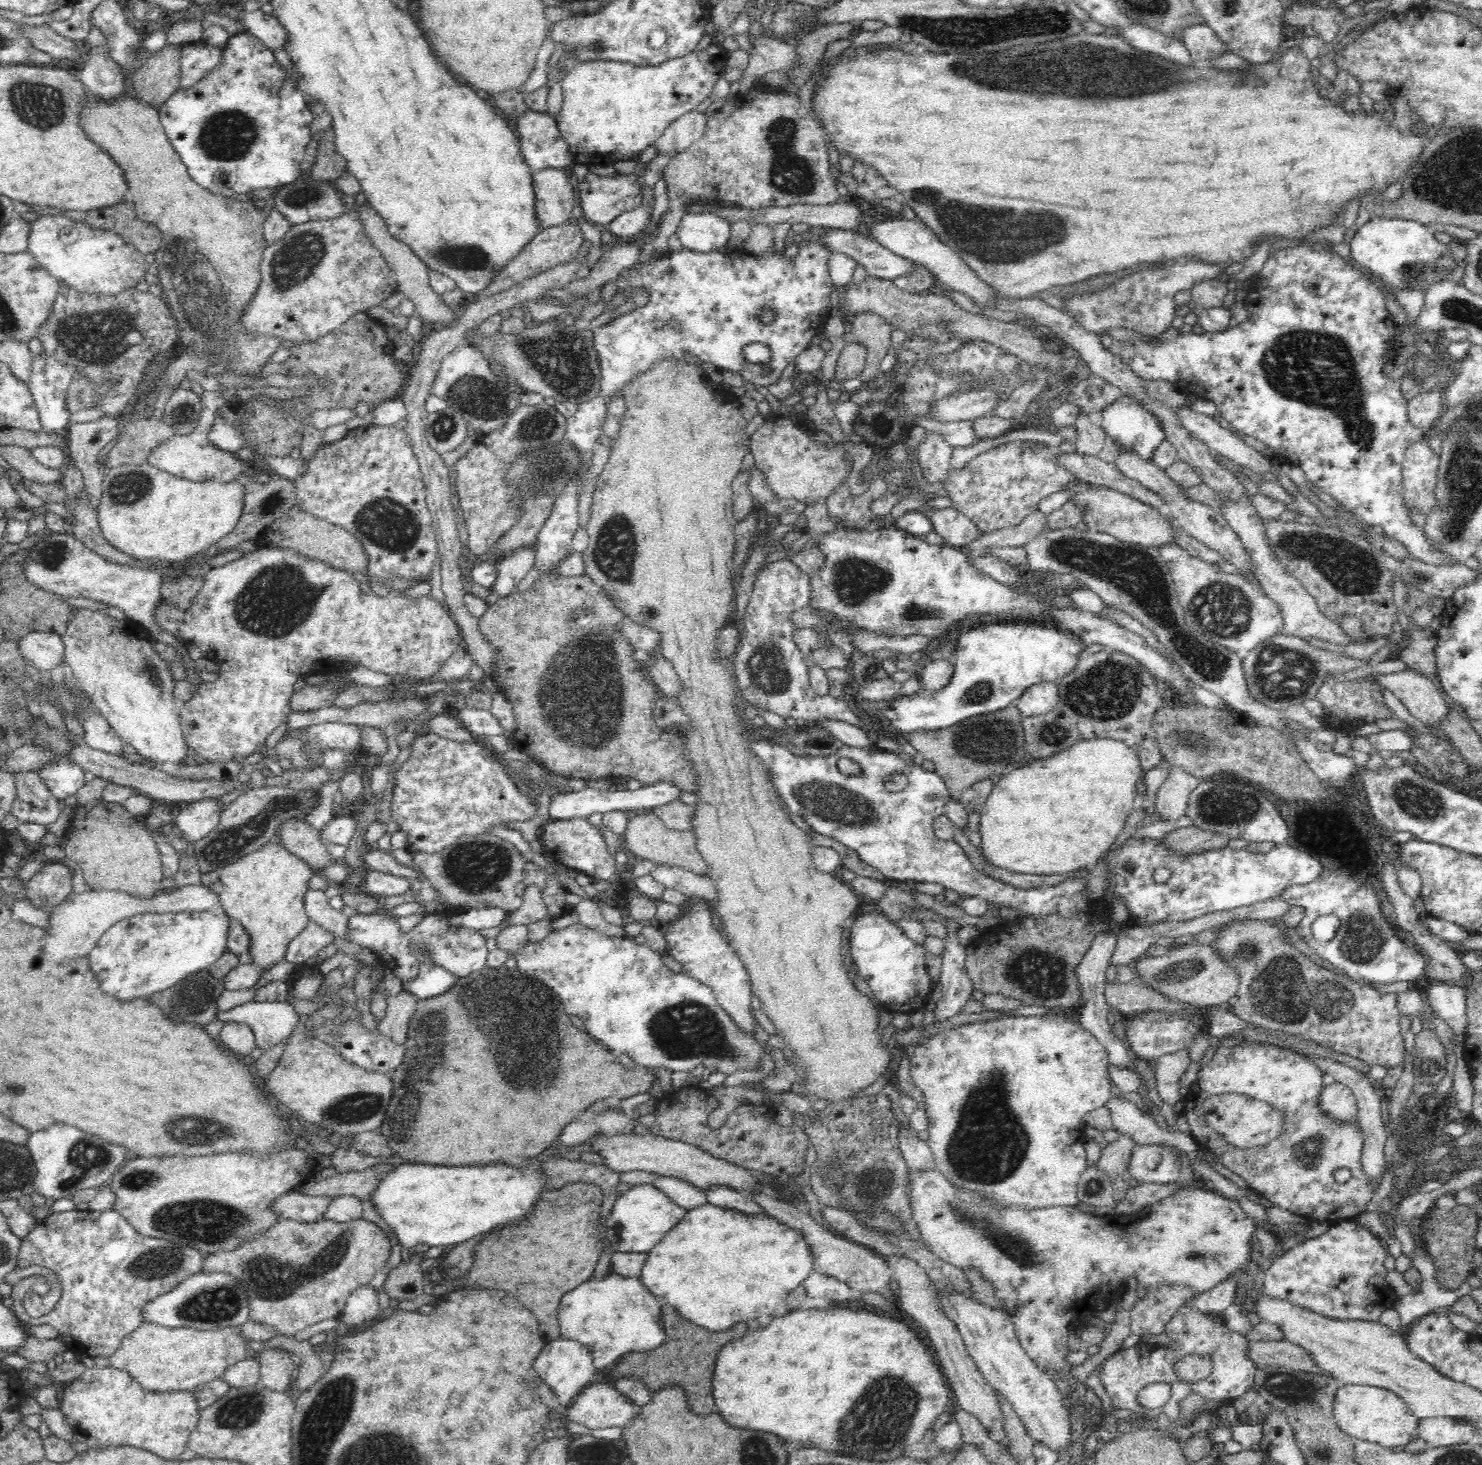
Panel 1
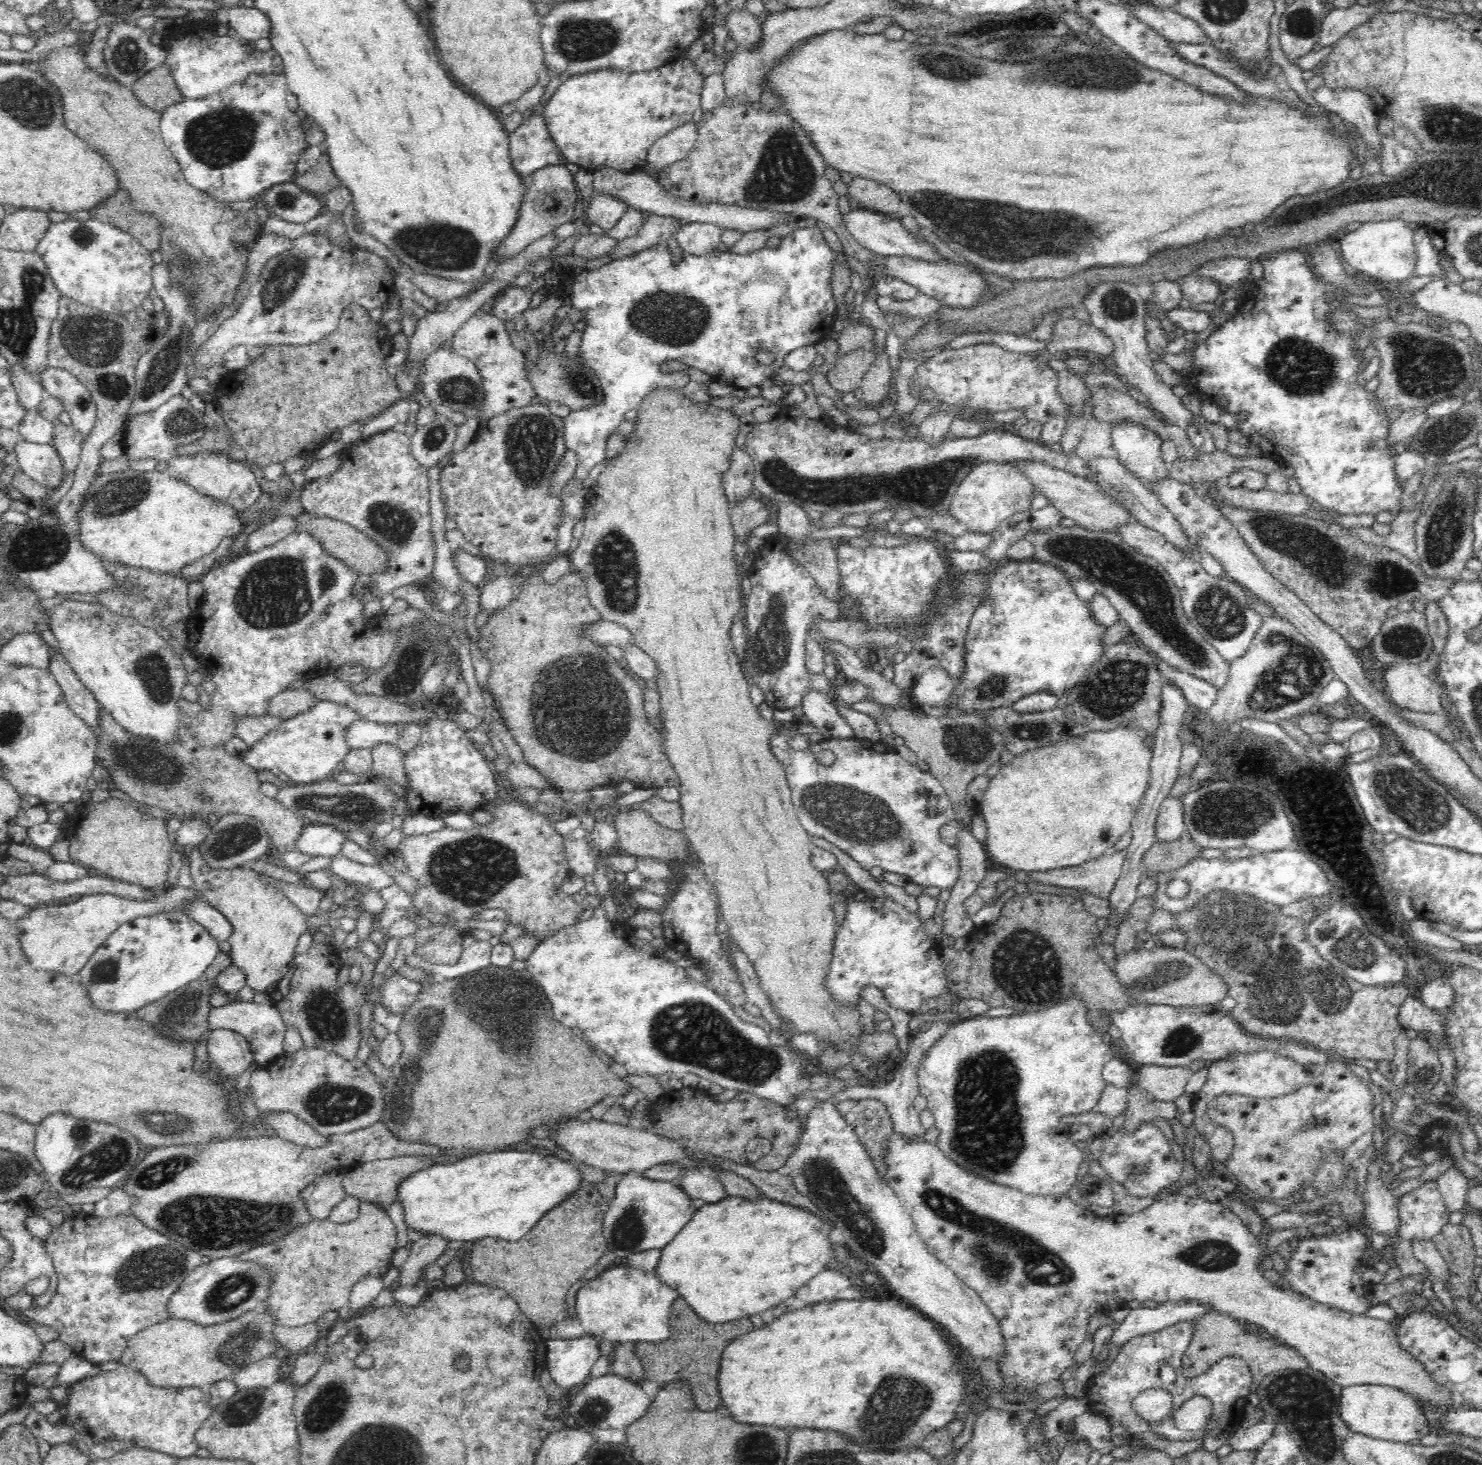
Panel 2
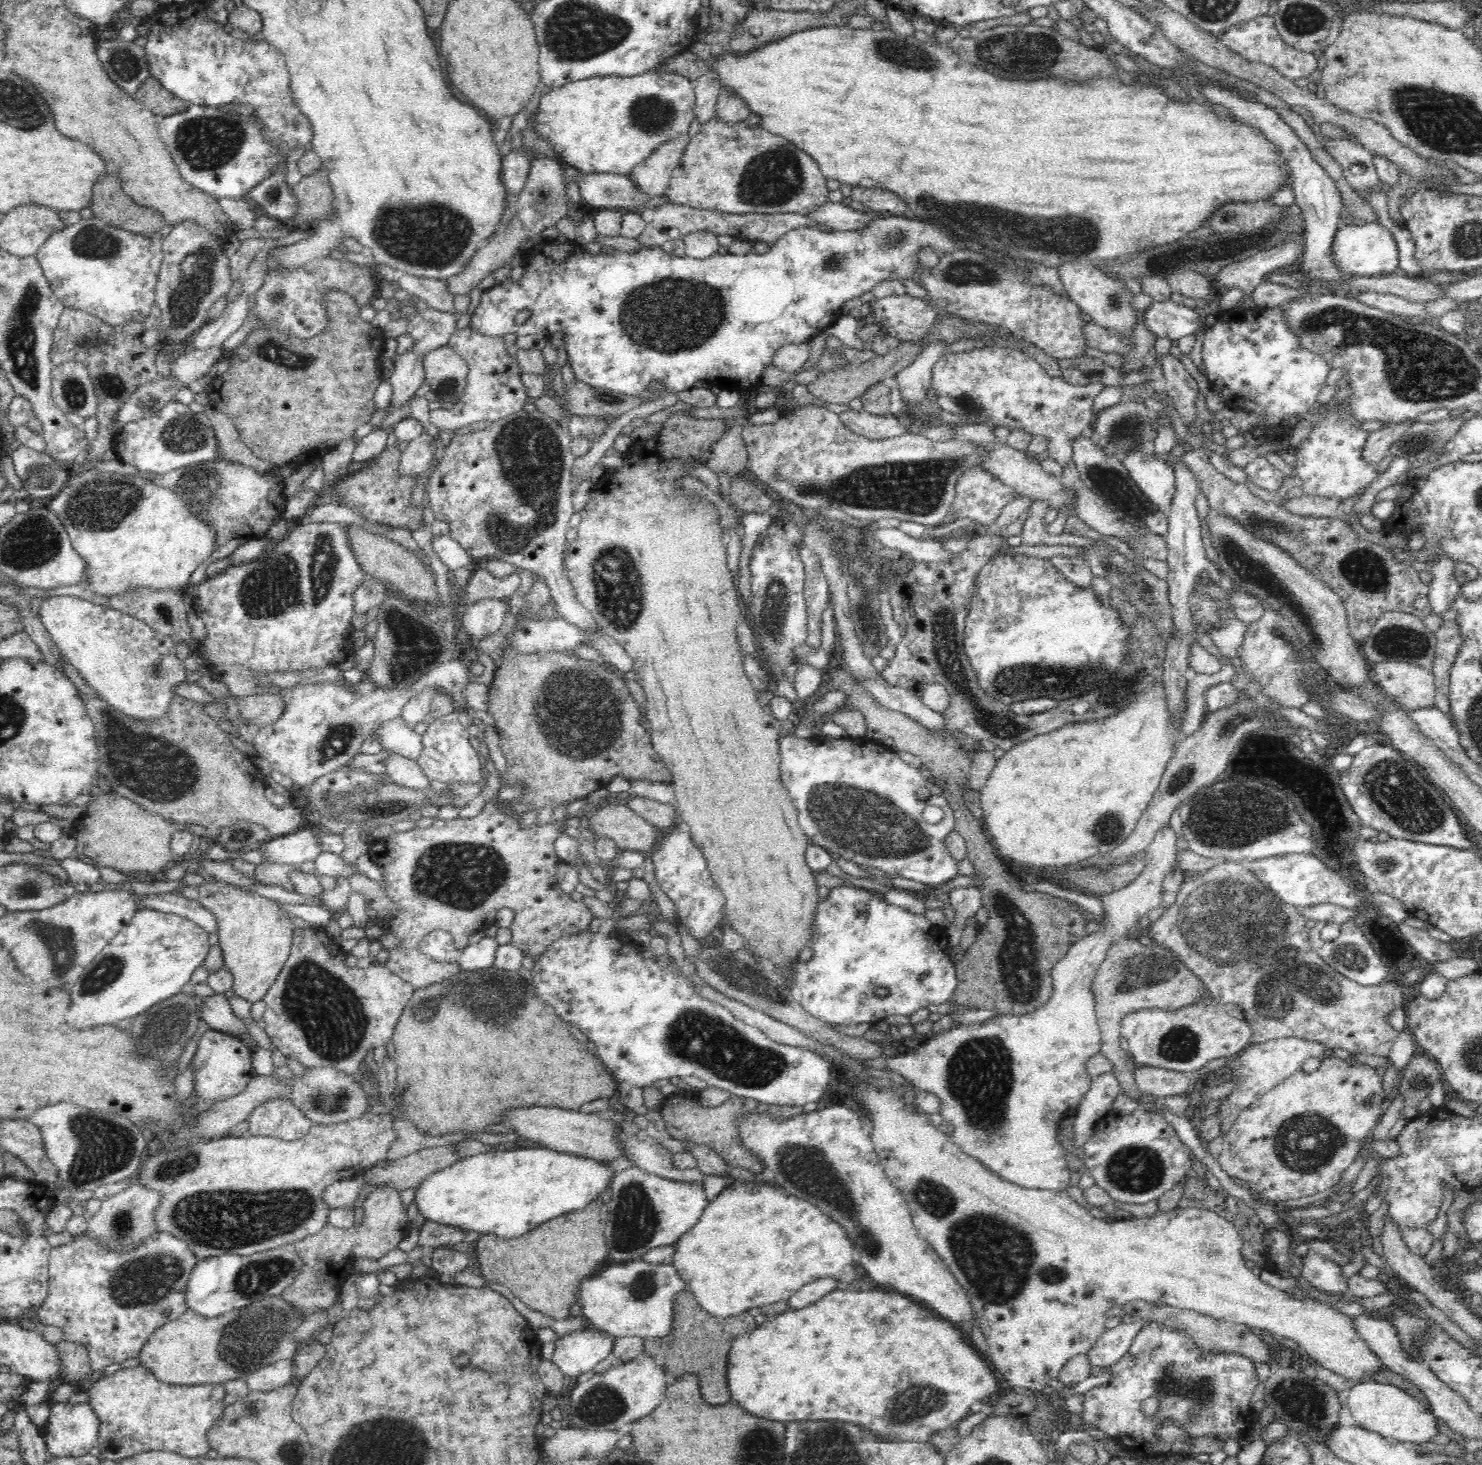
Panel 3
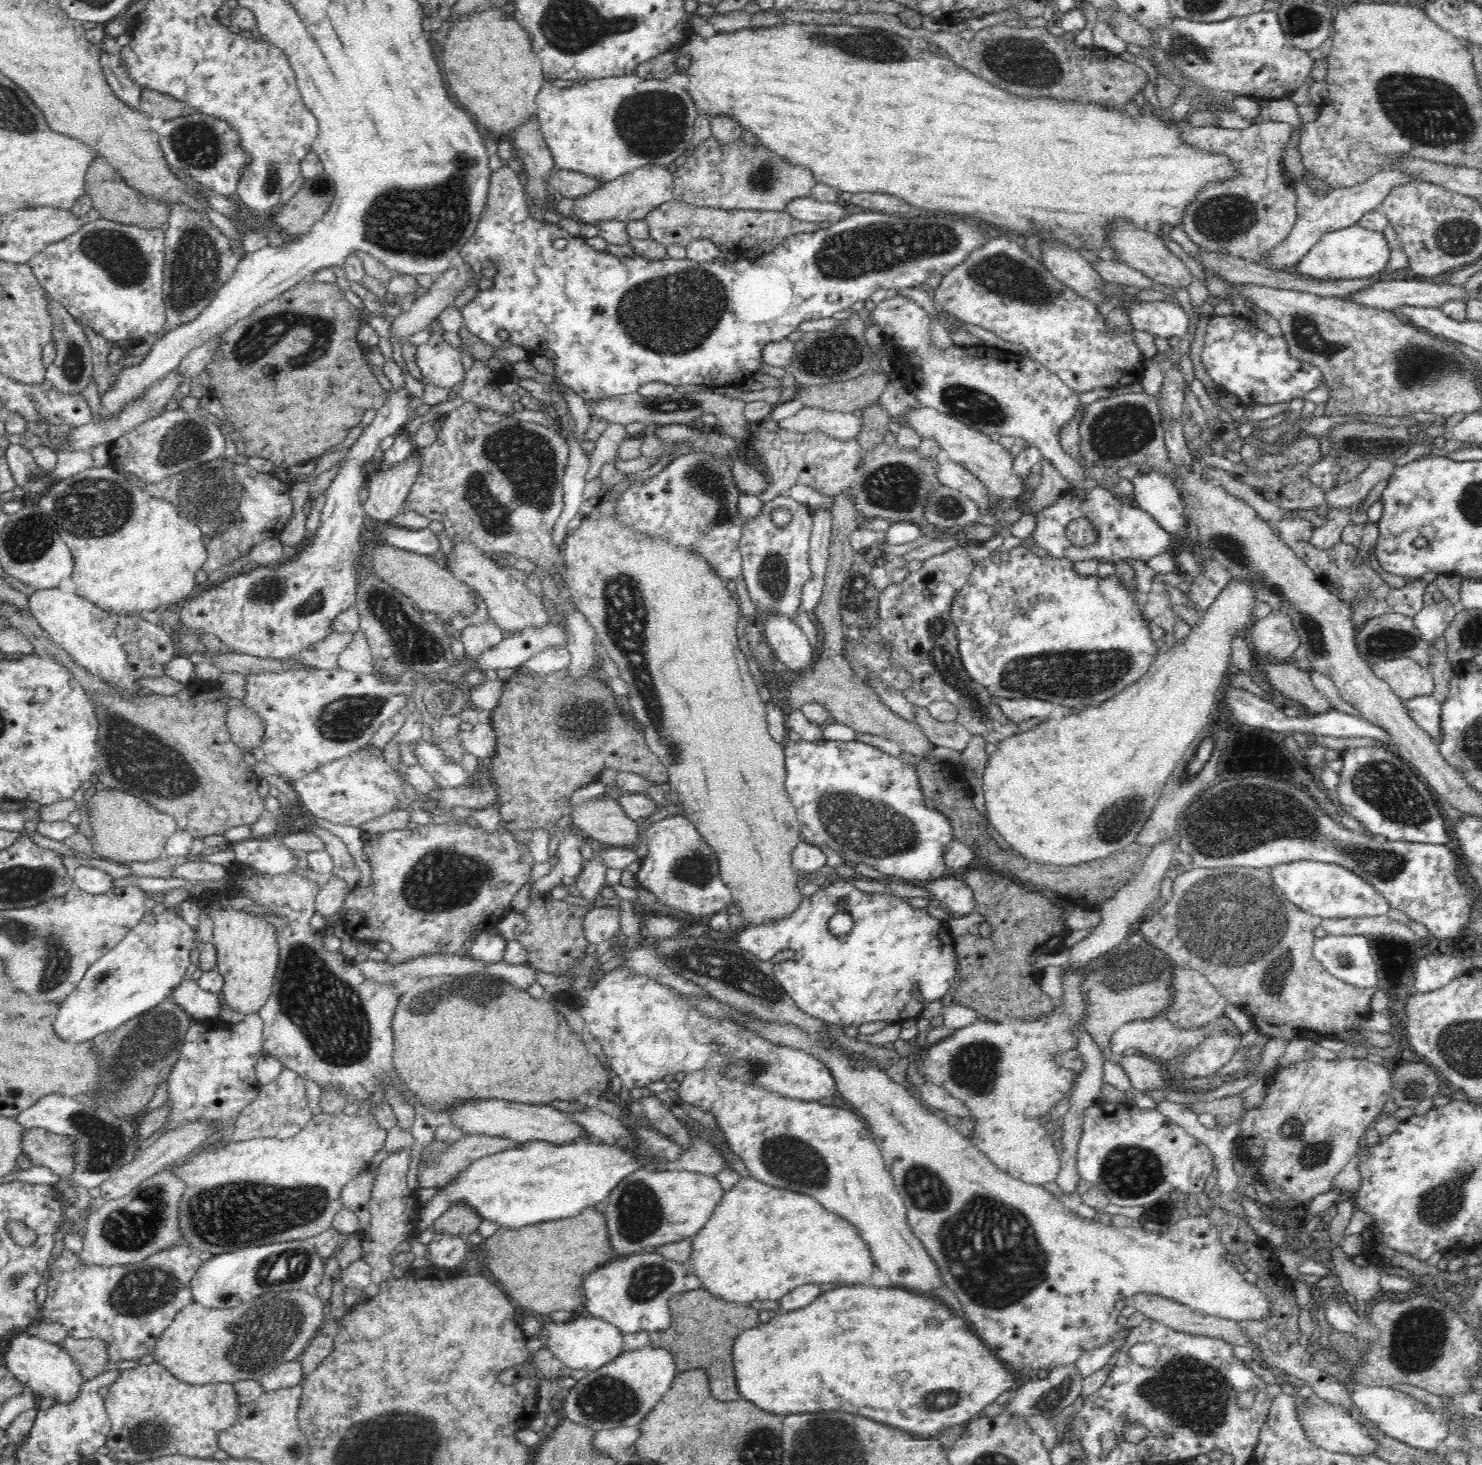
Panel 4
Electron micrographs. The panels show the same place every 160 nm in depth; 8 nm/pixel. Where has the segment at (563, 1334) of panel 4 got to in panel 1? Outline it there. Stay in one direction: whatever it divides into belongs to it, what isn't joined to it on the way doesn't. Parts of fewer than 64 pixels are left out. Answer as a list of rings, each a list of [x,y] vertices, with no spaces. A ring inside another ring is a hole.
[[[562,1338],[545,1343],[542,1350],[540,1350],[540,1354],[534,1360],[534,1370],[542,1378],[543,1384],[554,1390],[560,1406],[564,1406],[564,1408],[572,1403],[582,1390],[590,1386],[597,1372],[588,1347],[575,1340]]]

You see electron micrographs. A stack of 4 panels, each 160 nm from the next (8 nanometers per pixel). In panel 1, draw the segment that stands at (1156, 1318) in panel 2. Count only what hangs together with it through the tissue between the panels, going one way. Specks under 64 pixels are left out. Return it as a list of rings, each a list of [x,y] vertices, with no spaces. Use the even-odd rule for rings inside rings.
[[[1232,1273],[1214,1288],[1200,1293],[1200,1296],[1196,1300],[1192,1300],[1190,1304],[1184,1305],[1192,1305],[1192,1307],[1196,1307],[1204,1314],[1207,1314],[1208,1311],[1222,1311],[1233,1302],[1236,1290],[1238,1290],[1238,1276]]]

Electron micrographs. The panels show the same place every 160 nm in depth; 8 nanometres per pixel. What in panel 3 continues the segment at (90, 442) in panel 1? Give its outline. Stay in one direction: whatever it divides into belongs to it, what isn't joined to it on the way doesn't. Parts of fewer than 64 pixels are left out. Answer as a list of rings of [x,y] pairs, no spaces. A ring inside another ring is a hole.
[[[66,362],[52,372],[51,395],[64,413],[92,418],[98,413],[98,399],[93,382],[79,362]]]

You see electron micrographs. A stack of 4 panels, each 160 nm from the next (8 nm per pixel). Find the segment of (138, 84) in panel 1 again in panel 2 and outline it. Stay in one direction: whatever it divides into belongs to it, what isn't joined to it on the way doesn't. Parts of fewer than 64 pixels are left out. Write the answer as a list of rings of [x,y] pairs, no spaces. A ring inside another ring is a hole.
[[[166,63],[138,78],[132,89],[143,105],[160,112],[185,98]]]

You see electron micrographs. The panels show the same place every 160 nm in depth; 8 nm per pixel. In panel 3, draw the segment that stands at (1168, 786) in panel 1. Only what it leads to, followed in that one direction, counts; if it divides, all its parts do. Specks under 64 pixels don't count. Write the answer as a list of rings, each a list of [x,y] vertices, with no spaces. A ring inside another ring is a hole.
[[[1168,822],[1156,831],[1146,850],[1146,870],[1122,890],[1104,893],[1098,897],[1104,908],[1104,916],[1101,917],[1105,922],[1098,933],[1087,935],[1072,945],[1067,956],[1052,968],[1054,990],[1042,1008],[1025,1015],[998,1014],[990,1020],[959,1024],[952,1030],[930,1035],[927,1042],[910,1054],[888,1057],[883,1055],[860,1063],[866,1065],[866,1068],[888,1068],[912,1081],[916,1089],[937,1096],[943,1122],[954,1128],[949,1142],[955,1144],[964,1154],[978,1160],[998,1178],[1027,1189],[1061,1191],[1068,1188],[1068,1151],[1064,1144],[1060,1144],[1066,1132],[1060,1129],[1060,1122],[1065,1118],[1066,1112],[1080,1106],[1090,1092],[1094,1077],[1089,1074],[1090,1059],[1099,1054],[1102,1047],[1091,984],[1098,967],[1105,962],[1109,944],[1129,933],[1132,927],[1138,927],[1141,917],[1146,917],[1150,910],[1159,907],[1162,900],[1161,882],[1175,861],[1177,852],[1176,832]]]

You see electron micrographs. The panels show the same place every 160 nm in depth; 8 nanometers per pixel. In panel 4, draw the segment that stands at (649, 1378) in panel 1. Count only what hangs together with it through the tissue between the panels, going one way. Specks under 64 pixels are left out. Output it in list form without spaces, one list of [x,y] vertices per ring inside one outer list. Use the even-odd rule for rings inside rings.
[[[700,1287],[672,1296],[669,1300],[669,1310],[671,1311],[671,1326],[668,1328],[668,1332],[656,1332],[656,1334],[652,1332],[649,1345],[667,1350],[673,1358],[676,1370],[680,1373],[689,1369],[699,1369],[704,1372],[708,1377],[708,1389],[716,1400],[720,1400],[720,1402],[736,1400],[738,1398],[736,1394],[740,1394],[740,1392],[736,1389],[734,1377],[733,1344],[736,1337],[744,1332],[744,1328],[753,1328],[752,1324],[748,1324],[748,1320],[744,1319],[743,1307],[735,1303],[721,1303],[720,1300],[715,1300],[711,1294]]]

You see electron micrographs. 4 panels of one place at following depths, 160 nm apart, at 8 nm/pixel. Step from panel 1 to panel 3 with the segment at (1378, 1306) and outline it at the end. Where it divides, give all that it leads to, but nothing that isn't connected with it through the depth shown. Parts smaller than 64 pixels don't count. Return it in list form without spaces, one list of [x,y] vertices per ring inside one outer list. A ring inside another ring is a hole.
[[[1311,1248],[1301,1259],[1301,1273],[1308,1284],[1312,1284],[1320,1292],[1330,1294],[1347,1294],[1348,1276],[1342,1274],[1342,1265],[1330,1257]]]

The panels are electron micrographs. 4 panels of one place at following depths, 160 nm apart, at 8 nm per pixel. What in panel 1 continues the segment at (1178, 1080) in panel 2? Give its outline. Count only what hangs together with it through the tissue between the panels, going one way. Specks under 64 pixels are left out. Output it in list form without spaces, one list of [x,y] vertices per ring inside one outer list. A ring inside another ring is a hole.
[[[1178,1049],[1176,1052],[1159,1056],[1152,1063],[1155,1072],[1156,1088],[1162,1102],[1174,1105],[1180,1101],[1178,1079],[1192,1067],[1189,1049]]]

